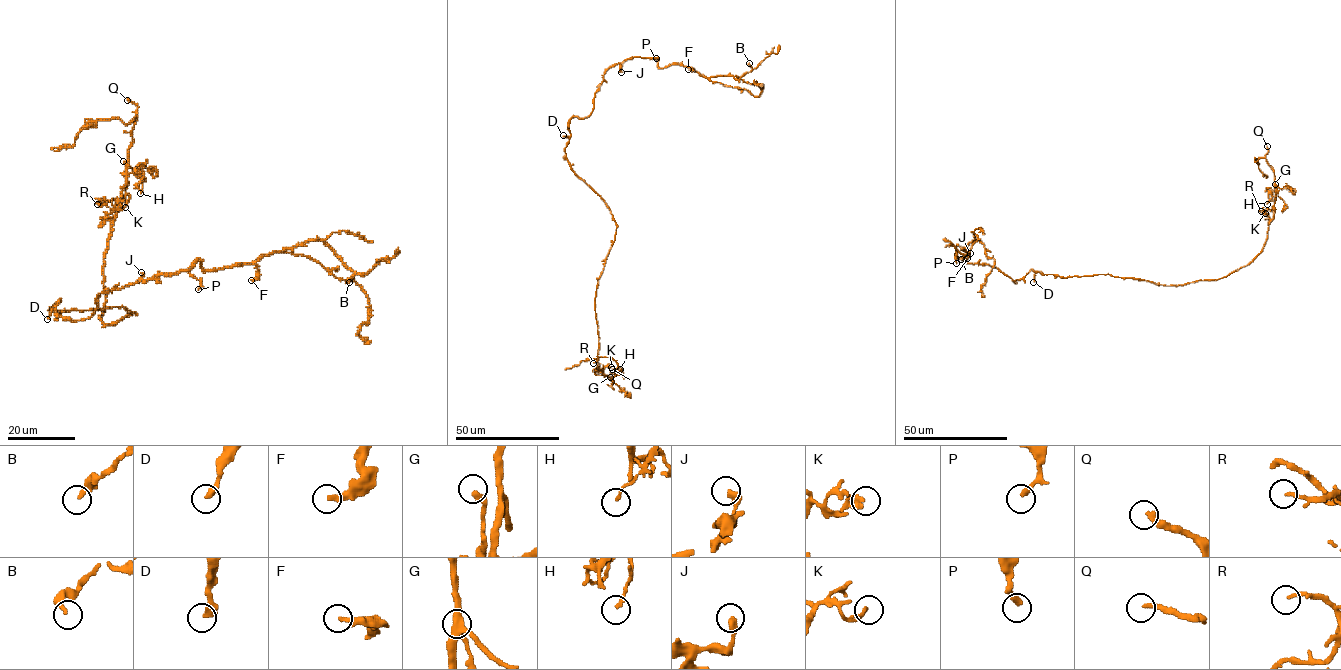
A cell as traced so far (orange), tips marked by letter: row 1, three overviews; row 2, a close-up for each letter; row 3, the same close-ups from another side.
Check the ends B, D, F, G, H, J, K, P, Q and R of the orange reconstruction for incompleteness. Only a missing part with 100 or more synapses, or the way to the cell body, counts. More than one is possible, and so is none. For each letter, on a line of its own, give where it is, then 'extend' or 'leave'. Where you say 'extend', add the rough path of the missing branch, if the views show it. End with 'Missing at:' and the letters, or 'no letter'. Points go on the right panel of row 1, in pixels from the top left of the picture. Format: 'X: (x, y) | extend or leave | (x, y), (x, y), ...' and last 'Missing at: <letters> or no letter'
B: (961, 259) | leave
D: (1033, 282) | leave
F: (967, 258) | leave
G: (1275, 184) | leave
H: (1267, 204) | leave
J: (970, 253) | leave
K: (1265, 213) | leave
P: (956, 263) | leave
Q: (1267, 146) | extend | (1267, 146), (1266, 140), (1257, 137), (1250, 128), (1245, 129)
R: (1261, 211) | leave
Missing at: Q

